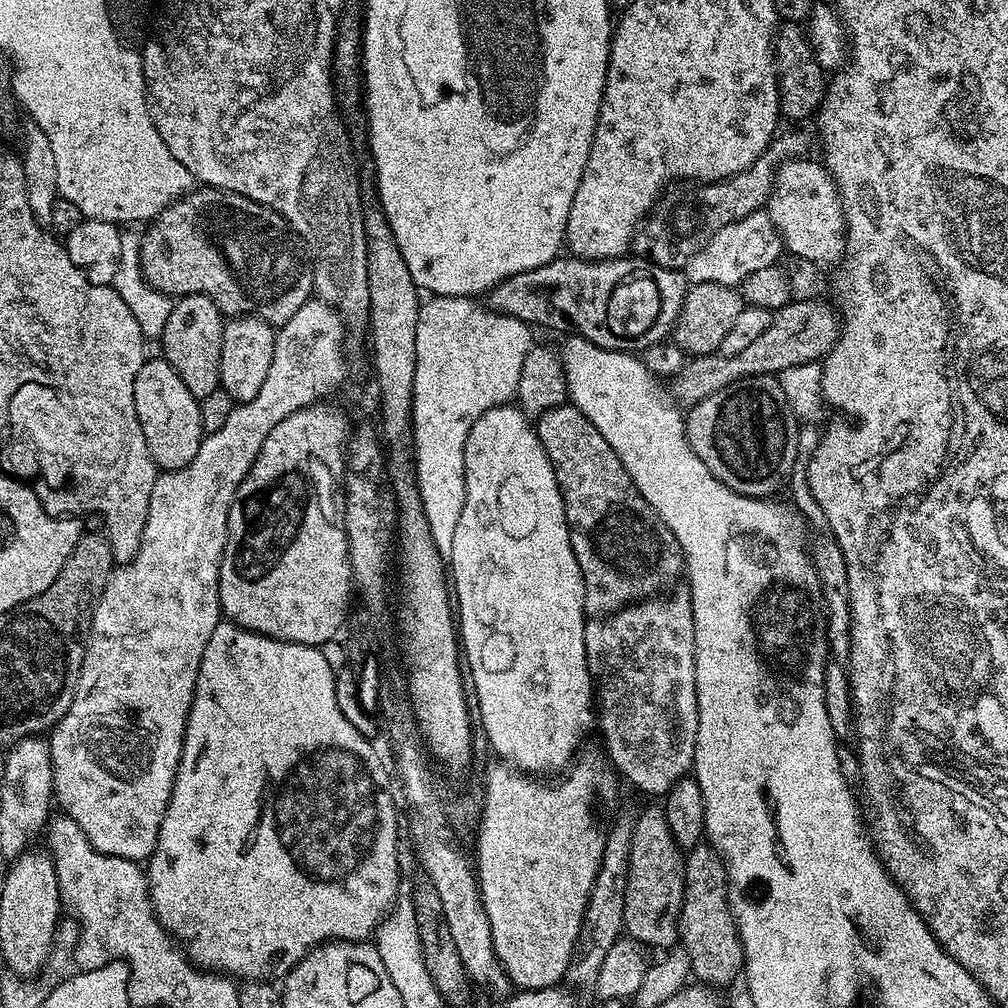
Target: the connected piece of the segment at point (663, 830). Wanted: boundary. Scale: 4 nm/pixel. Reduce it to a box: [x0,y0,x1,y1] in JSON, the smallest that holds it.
[624,807,685,950]

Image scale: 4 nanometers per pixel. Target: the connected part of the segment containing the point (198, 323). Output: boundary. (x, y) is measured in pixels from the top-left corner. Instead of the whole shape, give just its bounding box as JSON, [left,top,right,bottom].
[158,294,226,401]

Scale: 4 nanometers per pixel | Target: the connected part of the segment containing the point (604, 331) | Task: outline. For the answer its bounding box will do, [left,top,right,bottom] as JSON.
[486,254,690,354]

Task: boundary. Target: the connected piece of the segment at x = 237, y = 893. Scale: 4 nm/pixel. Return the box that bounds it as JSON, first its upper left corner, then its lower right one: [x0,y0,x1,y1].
[146,622,402,982]

